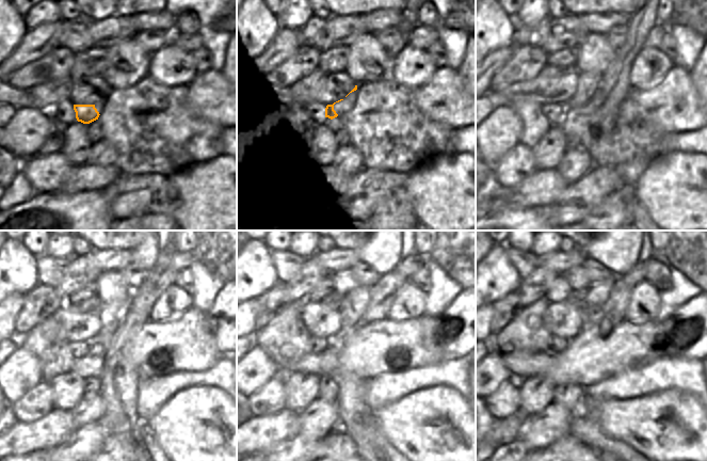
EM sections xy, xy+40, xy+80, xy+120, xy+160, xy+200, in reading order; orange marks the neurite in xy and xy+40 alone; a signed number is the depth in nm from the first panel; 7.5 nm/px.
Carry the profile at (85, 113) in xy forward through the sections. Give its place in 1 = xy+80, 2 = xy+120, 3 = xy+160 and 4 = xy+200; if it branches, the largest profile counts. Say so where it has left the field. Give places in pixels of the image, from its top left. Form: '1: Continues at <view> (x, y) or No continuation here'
1: Continues at xy+80 (589, 82)
2: Continues at xy+120 (112, 315)
3: Continues at xy+160 (354, 304)
4: Continues at xy+200 (597, 293).

